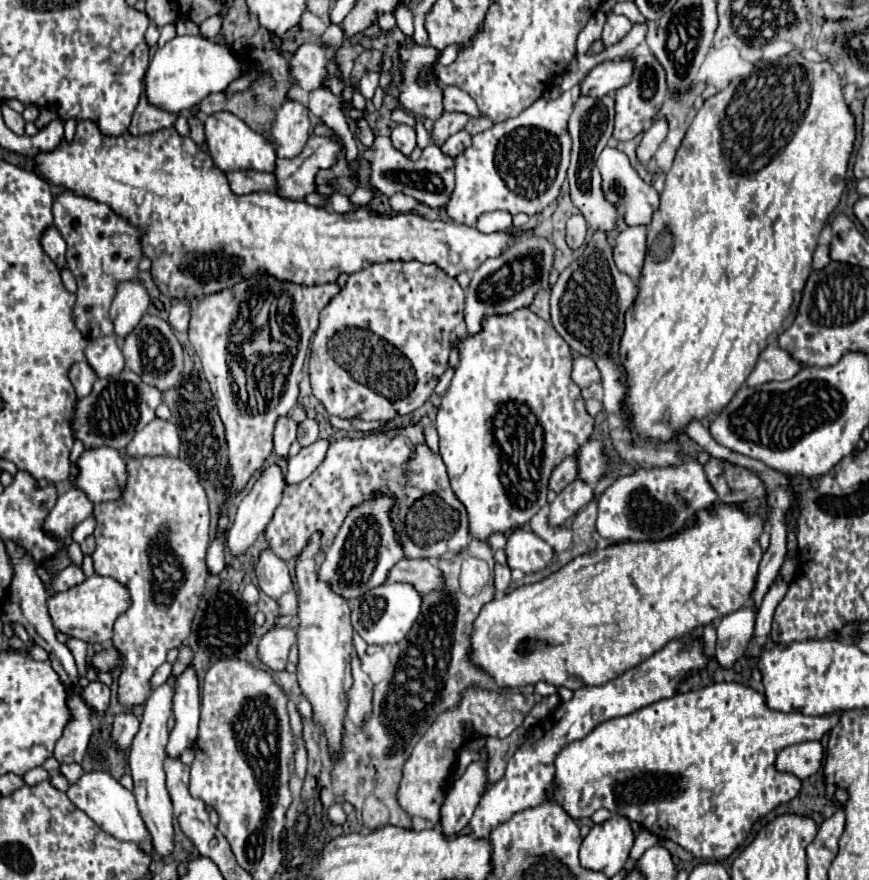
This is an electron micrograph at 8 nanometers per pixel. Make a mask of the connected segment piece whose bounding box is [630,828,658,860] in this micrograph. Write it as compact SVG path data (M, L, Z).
M642 828L635 836L635 841L630 852L630 860L638 860L648 848L658 843L658 837Z

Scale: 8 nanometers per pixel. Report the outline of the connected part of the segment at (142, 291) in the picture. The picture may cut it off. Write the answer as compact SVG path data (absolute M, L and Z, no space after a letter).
M140 280L118 282L110 316L114 322L114 334L120 340L128 336L128 332L132 332L132 328L140 322L140 318L146 314L148 304L150 296Z

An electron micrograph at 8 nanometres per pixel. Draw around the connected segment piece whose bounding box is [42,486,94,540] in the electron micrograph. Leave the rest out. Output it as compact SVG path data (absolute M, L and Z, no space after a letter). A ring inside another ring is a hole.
M72 486L68 492L58 496L42 528L52 538L64 540L72 534L72 528L76 528L82 520L86 520L92 514L92 506L94 504L88 500L88 496L84 496L84 492Z

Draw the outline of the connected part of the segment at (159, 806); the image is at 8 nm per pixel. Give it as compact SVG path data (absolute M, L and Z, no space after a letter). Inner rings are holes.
M182 644L180 646L180 654L178 654L178 660L174 662L172 666L172 674L170 678L158 686L152 696L148 698L146 706L144 706L144 714L142 714L142 722L140 722L140 730L138 734L134 736L134 742L132 742L132 750L130 750L130 770L132 770L132 778L134 778L134 796L136 796L136 802L138 802L138 808L140 808L140 816L144 818L146 822L146 828L150 830L150 836L152 836L152 842L154 842L154 848L158 854L166 856L172 852L174 844L172 844L172 836L174 836L174 830L172 830L172 804L170 804L170 796L168 796L168 790L166 790L166 774L164 774L164 758L166 758L166 742L168 742L168 728L166 728L166 722L168 718L172 716L172 698L174 698L174 682L176 678L192 664L194 660L194 652L190 648L190 644Z

